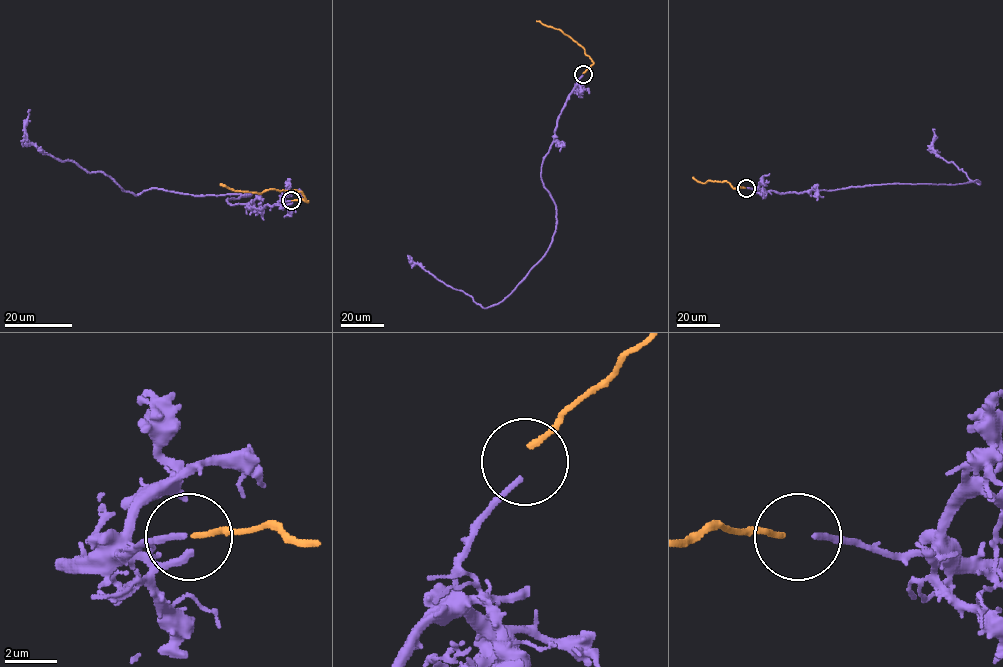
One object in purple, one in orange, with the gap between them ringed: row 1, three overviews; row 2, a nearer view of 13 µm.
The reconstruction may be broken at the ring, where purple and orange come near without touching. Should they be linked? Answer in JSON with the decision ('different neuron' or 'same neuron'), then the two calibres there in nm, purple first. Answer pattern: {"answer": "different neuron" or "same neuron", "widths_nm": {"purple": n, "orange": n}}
{"answer": "same neuron", "widths_nm": {"purple": 200, "orange": 220}}

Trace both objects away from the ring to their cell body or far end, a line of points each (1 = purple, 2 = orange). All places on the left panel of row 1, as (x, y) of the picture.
1: (291, 200), (250, 209), (227, 200), (251, 194), (135, 195), (101, 172), (43, 154), (26, 136), (29, 110)
2: (291, 200), (308, 201), (297, 190), (254, 193), (236, 191), (220, 183)

